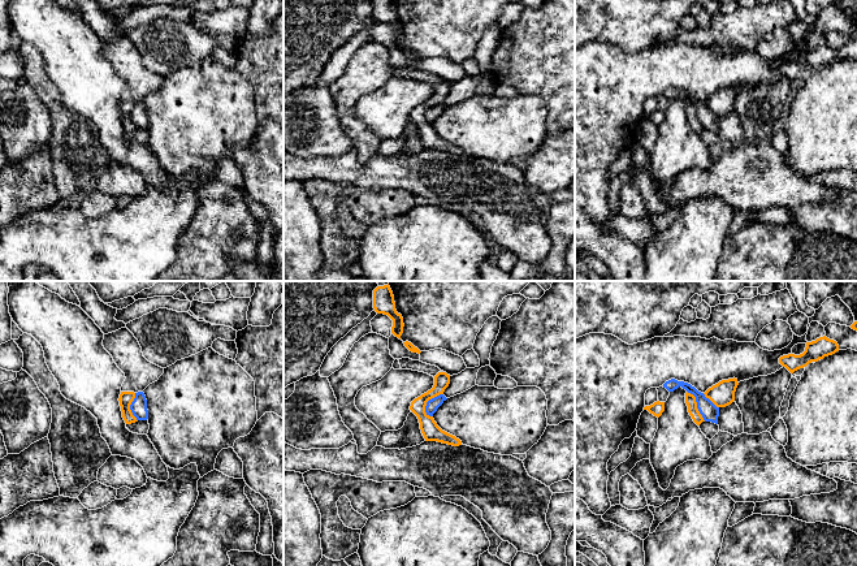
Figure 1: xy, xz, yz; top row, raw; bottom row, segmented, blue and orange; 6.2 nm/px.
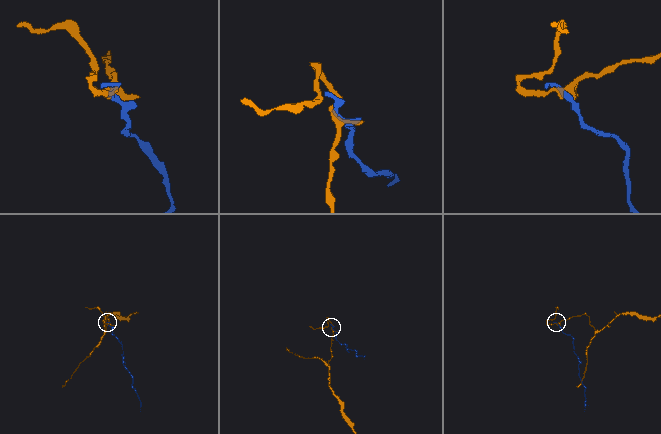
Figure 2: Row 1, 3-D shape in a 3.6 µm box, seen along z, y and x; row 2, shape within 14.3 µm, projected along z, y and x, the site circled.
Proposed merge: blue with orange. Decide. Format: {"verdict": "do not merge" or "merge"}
{"verdict": "do not merge"}

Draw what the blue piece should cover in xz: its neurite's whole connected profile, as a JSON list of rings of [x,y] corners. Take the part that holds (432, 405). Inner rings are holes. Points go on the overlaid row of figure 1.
[[[440,394],[427,402],[425,412],[429,416],[433,416],[433,414],[437,411],[437,409],[446,401],[447,398],[443,394]]]

